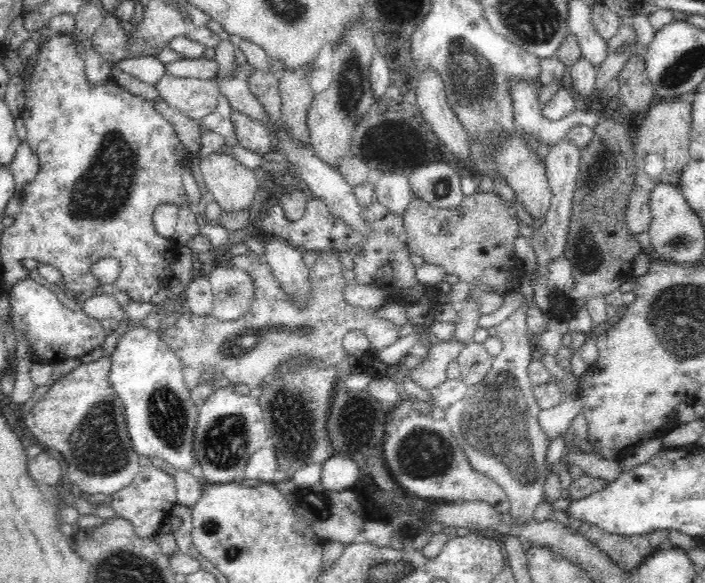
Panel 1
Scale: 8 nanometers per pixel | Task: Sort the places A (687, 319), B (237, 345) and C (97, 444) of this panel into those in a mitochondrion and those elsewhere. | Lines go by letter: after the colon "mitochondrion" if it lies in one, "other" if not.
A: mitochondrion
B: mitochondrion
C: mitochondrion

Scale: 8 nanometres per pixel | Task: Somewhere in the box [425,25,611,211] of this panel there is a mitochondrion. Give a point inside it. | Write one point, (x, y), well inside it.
(475, 80)

